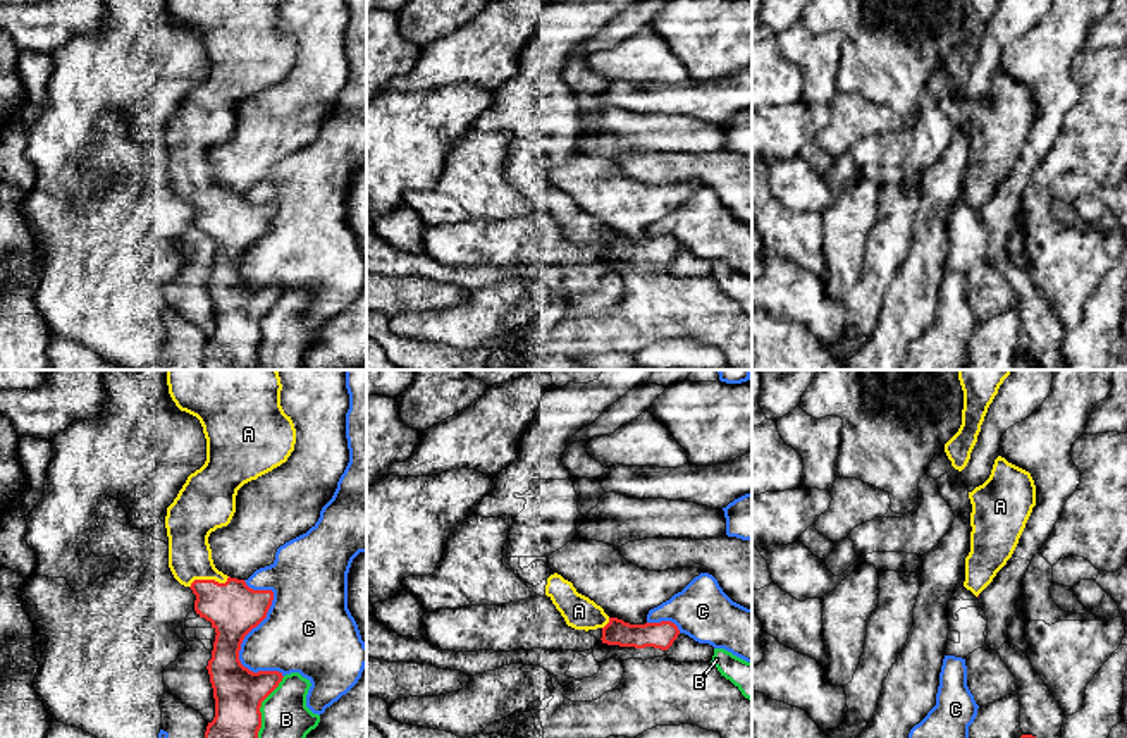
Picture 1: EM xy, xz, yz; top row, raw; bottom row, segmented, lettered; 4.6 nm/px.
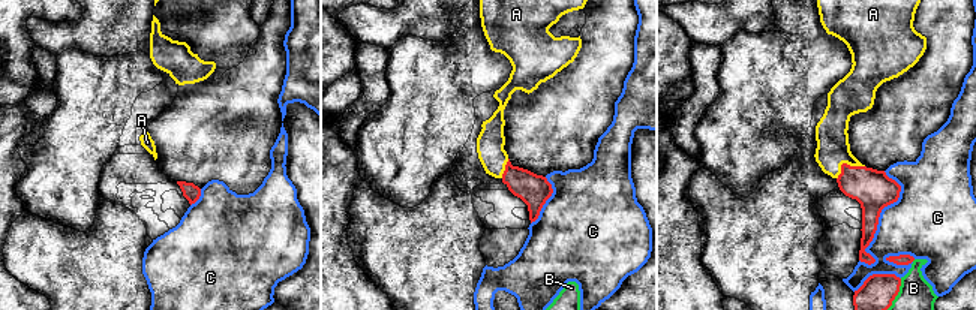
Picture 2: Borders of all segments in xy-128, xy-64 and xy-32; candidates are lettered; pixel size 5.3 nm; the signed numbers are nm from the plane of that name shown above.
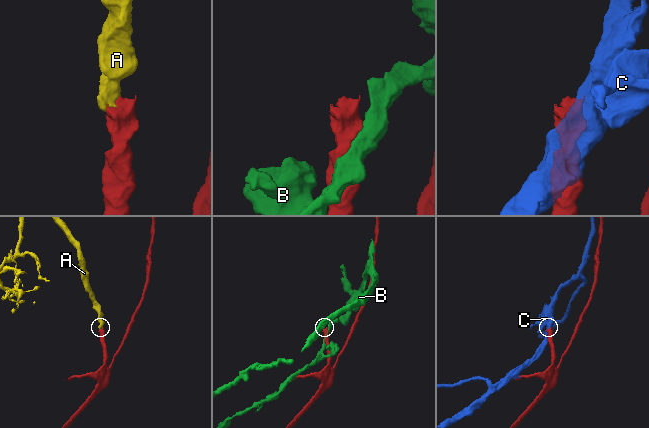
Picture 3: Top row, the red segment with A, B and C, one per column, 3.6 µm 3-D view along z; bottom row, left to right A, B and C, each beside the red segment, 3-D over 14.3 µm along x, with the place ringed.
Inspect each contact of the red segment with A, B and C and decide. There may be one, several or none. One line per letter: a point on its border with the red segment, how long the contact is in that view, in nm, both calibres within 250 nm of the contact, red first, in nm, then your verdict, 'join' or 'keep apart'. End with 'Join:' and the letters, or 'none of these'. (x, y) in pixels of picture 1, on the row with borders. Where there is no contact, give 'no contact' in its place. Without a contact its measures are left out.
A: meets red in xy at (209, 580); contact 200 nm long; 240 nm thick on the red side, 200 nm on the other; join
B: meets red in xy at (260, 706); contact 320 nm long; 240 nm thick on the red side, 220 nm on the other; keep apart
C: meets red in xy at (248, 632); contact 500 nm long; 240 nm thick on the red side, 360 nm on the other; keep apart
Join: A

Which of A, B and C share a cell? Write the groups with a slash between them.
A / B / C

